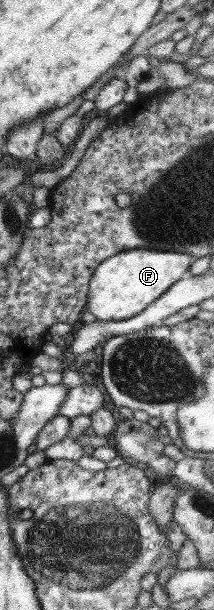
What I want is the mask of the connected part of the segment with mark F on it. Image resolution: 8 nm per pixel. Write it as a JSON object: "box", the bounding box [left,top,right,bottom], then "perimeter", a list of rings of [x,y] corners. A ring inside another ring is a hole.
{"box":[87,249,195,322],"perimeter":[[[141,249],[125,250],[106,258],[92,274],[87,310],[103,322],[123,322],[134,318],[159,300],[172,284],[186,276],[195,259],[189,254]]]}

